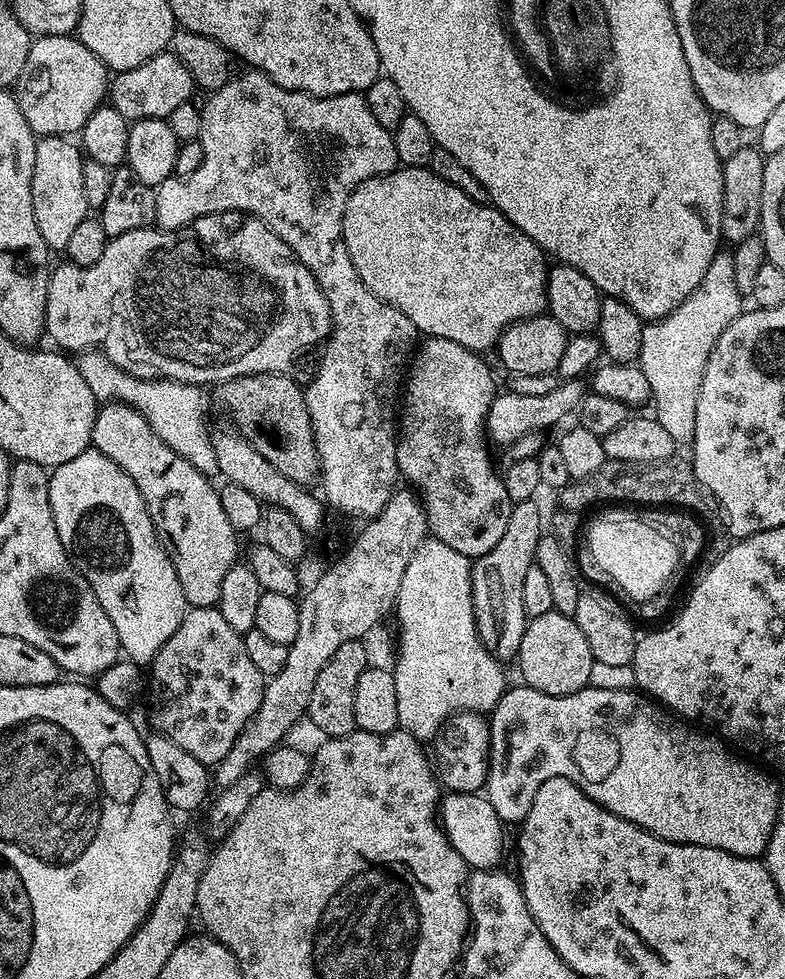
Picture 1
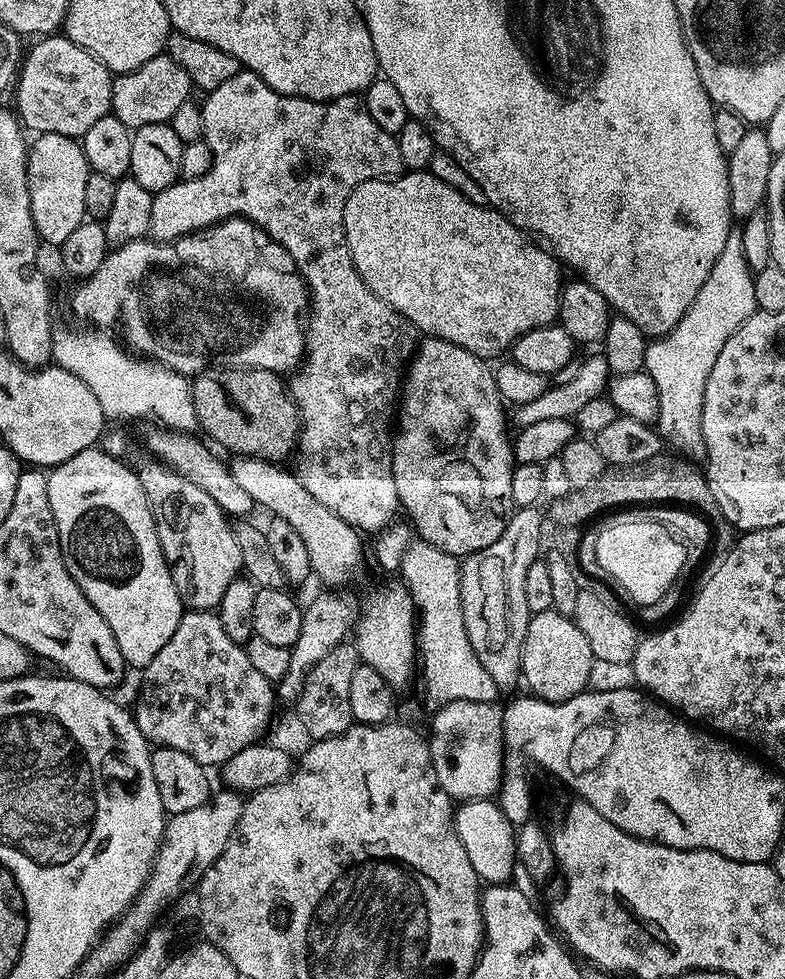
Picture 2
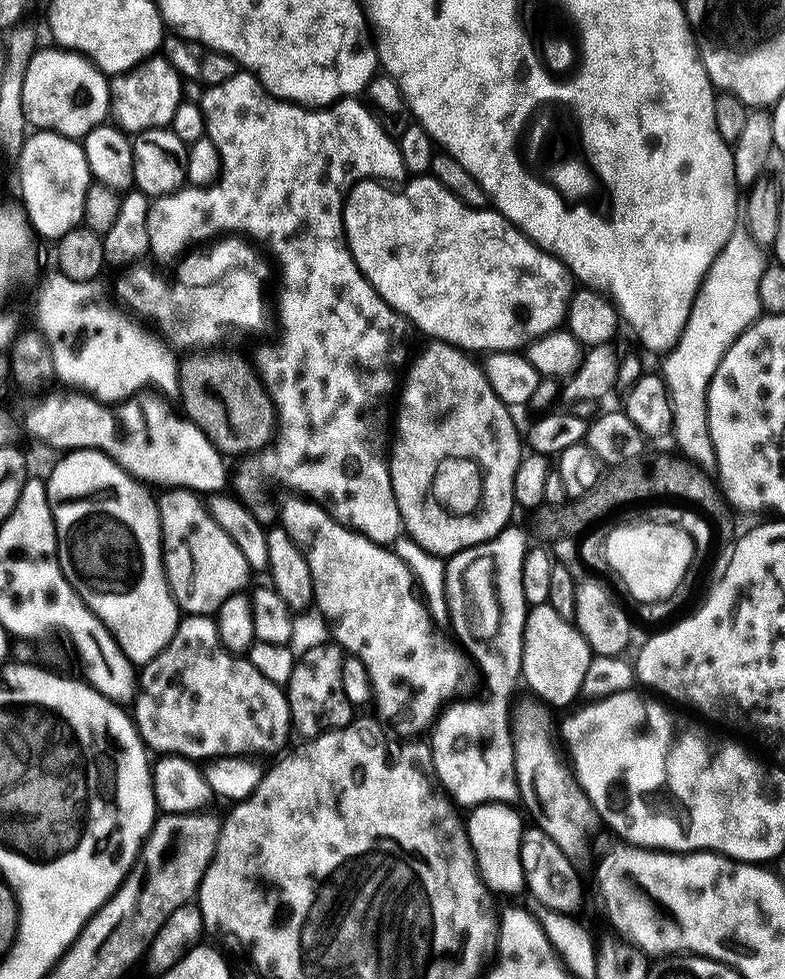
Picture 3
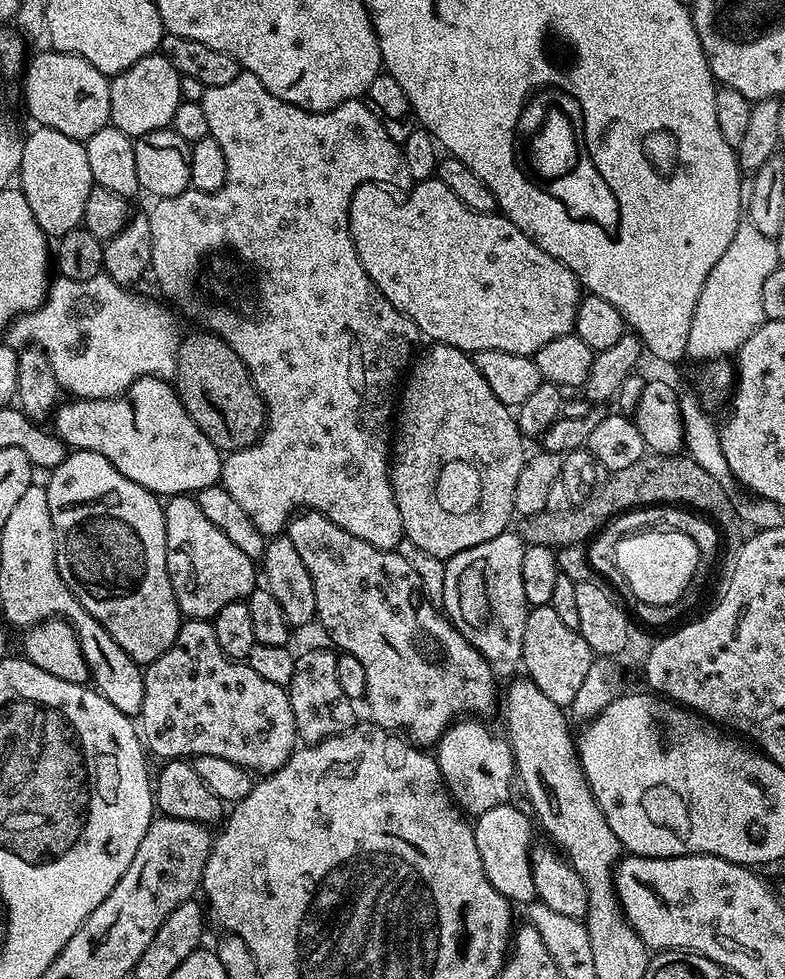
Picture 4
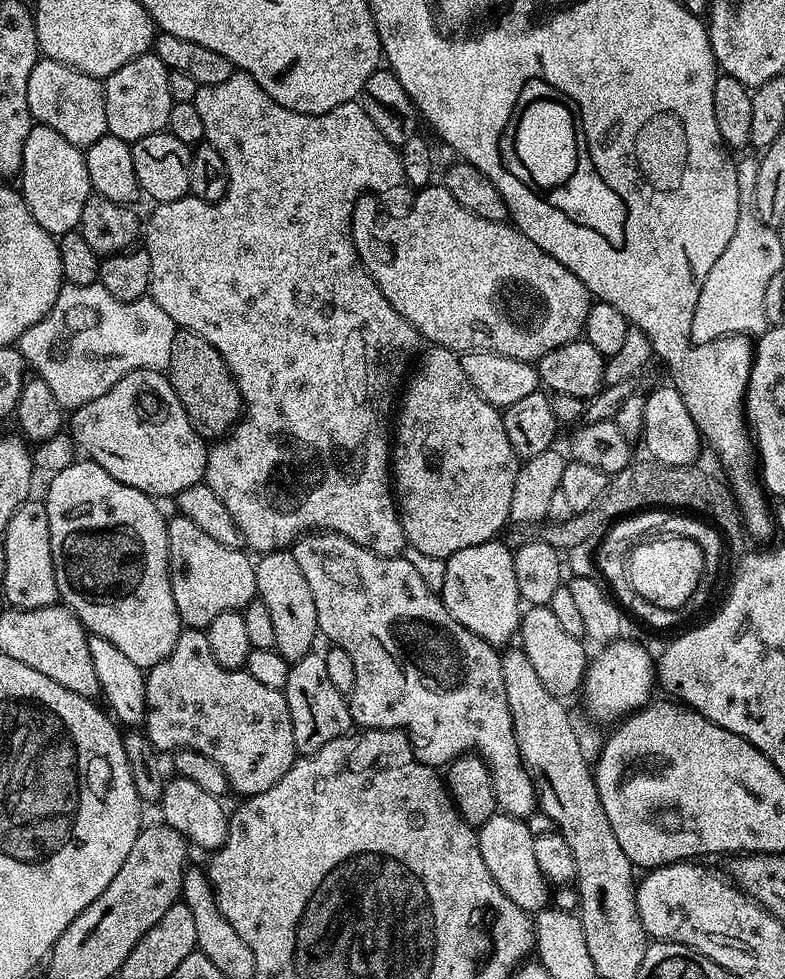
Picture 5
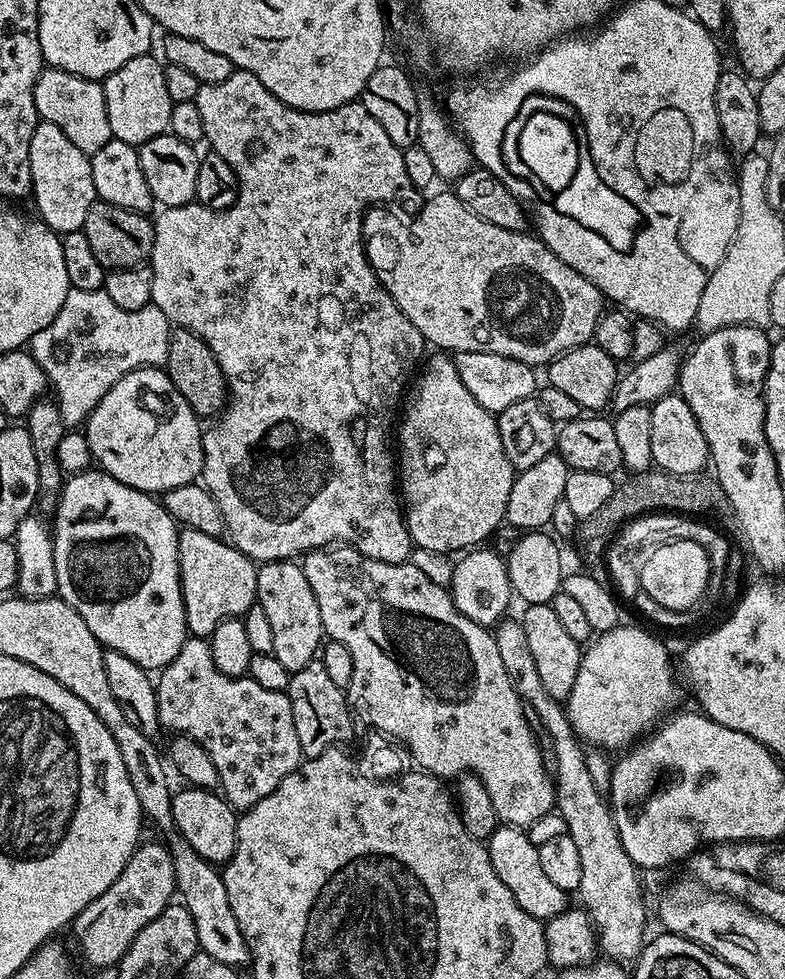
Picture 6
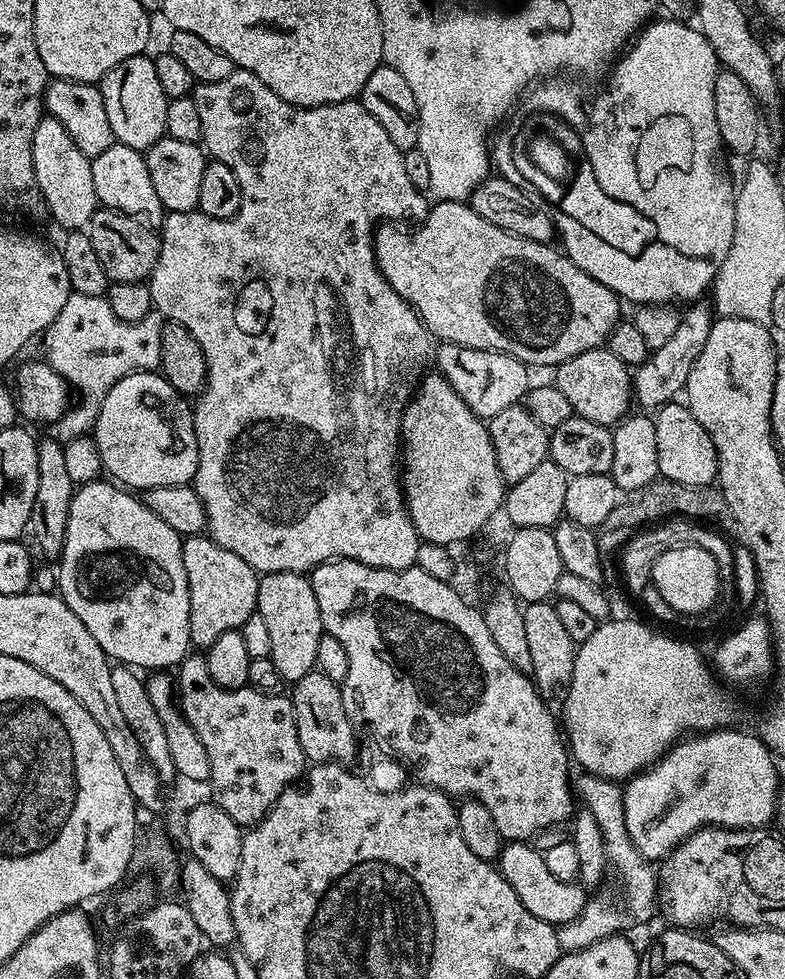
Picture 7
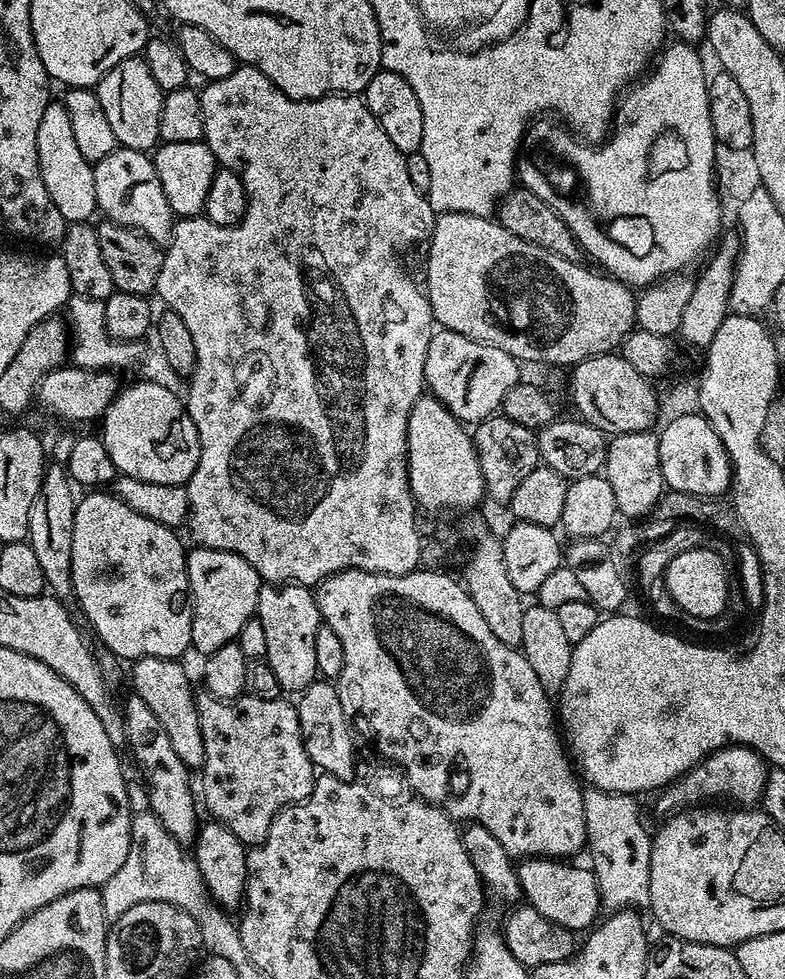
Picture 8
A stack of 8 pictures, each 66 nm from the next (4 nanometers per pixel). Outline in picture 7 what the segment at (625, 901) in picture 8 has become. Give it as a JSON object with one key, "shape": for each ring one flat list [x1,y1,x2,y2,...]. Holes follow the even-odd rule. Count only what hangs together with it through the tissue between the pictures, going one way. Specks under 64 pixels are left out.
{"shape":[[584,772,581,773,580,776,581,777,577,781,575,779,574,782,577,795,579,797,582,795,585,802,585,804,583,804,585,809,594,815,594,820,598,823,598,828,603,836,604,853,608,858,608,865,613,870,613,873,616,872,620,876,620,882,626,894,626,902,624,905,619,905,616,902,612,902,604,894,590,898,587,903,584,904,582,914,580,914,578,918,561,925,557,929,560,949,567,953,579,952,585,949,586,946,593,945,594,942,600,941,604,937,617,935,620,931,626,930,624,928,632,925,634,920,638,921,638,924,646,923,658,910,658,880,656,872,653,865,638,854,637,848,630,840,629,831,626,830,624,791,621,785,613,780,608,780,603,776,596,776,592,773]]}

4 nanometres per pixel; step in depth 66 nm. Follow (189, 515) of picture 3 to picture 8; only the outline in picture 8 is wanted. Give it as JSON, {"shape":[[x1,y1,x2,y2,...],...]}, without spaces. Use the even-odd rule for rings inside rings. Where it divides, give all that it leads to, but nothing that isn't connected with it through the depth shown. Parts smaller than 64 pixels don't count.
{"shape":[[193,547,188,558,188,595,192,602,192,648,208,657,214,650,233,643,236,635,256,615,260,575,238,554,213,548]]}

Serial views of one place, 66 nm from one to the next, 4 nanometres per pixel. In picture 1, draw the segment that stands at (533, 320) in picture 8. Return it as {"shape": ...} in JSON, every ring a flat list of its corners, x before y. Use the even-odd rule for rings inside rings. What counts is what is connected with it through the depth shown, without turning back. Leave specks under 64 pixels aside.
{"shape":[[397,167,396,171,384,176,375,176,362,182,350,194,344,211,344,241,350,254,350,262,354,262,354,270,362,278,362,282,380,300,393,304,416,327,417,333,425,337,437,336,450,338,450,342,458,342,458,346,466,346,477,354,487,353,487,348,495,349,500,342,500,336,508,325,525,320,531,316,539,316,548,307,548,269,545,253,522,230,518,230,496,208,488,204,474,202,462,190,458,190,450,182,435,176,428,168]]}

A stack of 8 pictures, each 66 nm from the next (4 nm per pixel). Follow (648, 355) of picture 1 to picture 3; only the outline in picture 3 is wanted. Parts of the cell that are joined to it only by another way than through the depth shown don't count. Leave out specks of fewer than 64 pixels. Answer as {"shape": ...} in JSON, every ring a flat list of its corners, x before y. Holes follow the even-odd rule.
{"shape":[[737,226,700,284,680,340,663,357,662,379,672,407,671,439,680,447,679,455,705,470,716,466,708,425,708,387,726,350,762,315,758,282,766,267,764,256,763,249,750,238,747,227]]}

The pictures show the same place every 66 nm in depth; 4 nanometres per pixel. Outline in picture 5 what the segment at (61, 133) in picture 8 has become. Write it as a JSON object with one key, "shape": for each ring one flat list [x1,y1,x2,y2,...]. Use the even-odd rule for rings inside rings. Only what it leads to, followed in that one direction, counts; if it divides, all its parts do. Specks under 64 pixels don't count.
{"shape":[[36,124,30,130,30,138,26,138,18,184,38,226,57,238,79,229,82,210,94,192,86,170,84,152,45,124]]}

